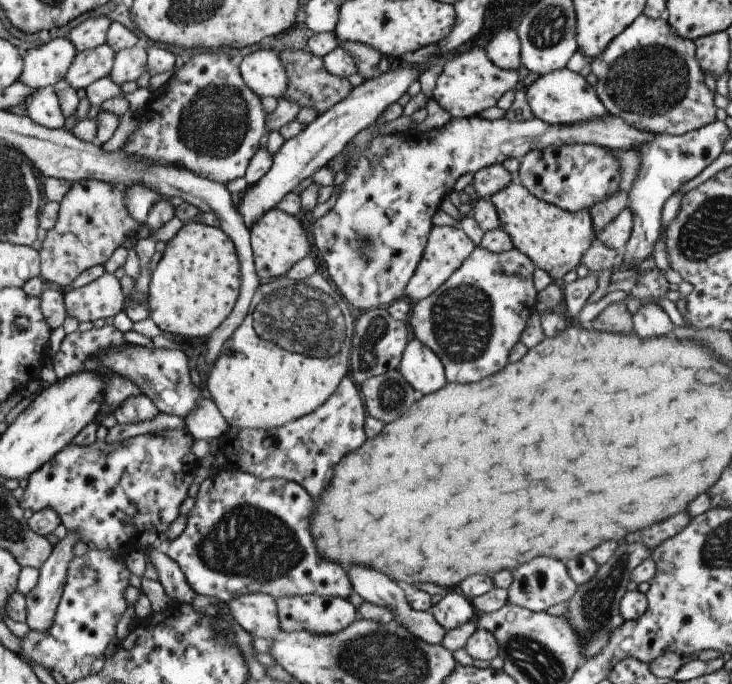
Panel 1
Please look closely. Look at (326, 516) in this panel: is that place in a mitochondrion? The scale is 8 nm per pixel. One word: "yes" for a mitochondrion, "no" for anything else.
no

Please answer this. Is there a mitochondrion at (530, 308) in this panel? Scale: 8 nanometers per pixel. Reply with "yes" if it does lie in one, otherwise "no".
no

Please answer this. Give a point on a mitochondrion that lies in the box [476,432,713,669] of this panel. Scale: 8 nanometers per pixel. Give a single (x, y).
(595, 605)

